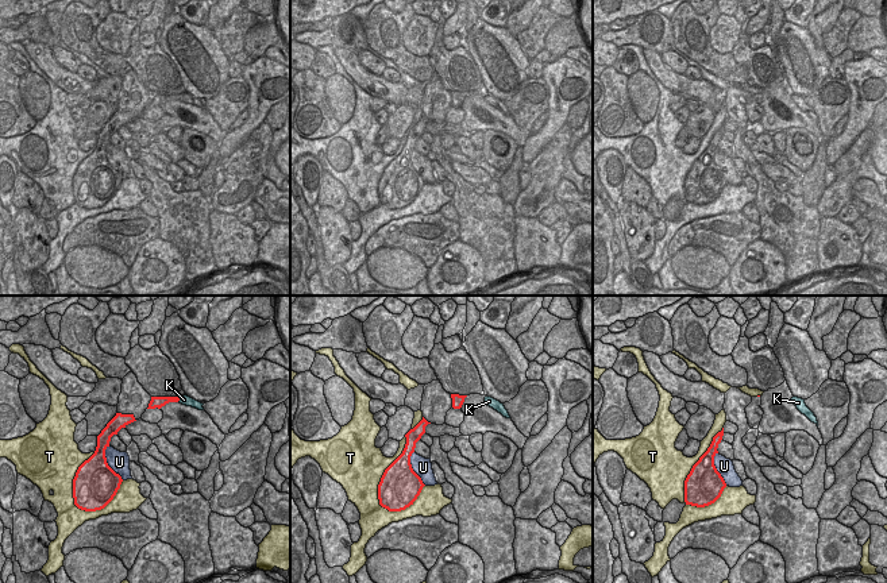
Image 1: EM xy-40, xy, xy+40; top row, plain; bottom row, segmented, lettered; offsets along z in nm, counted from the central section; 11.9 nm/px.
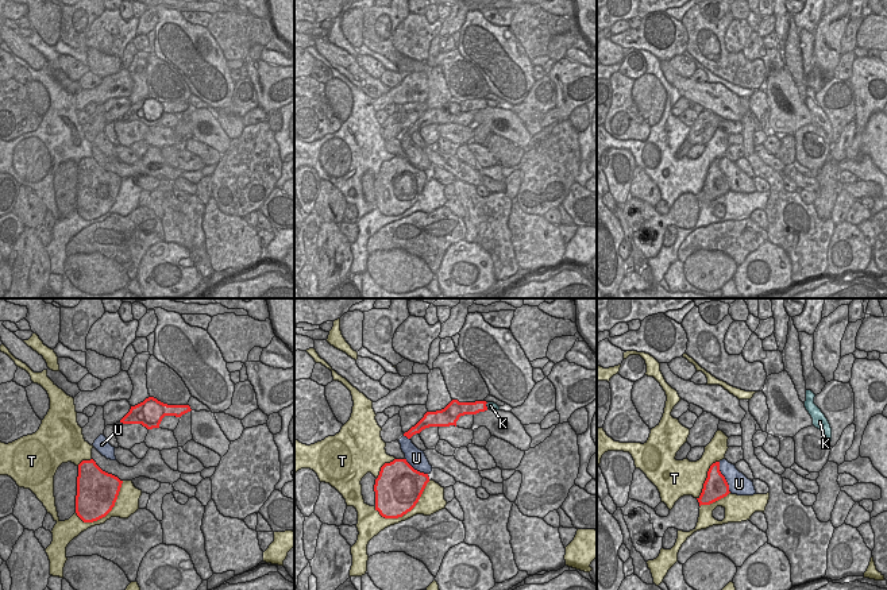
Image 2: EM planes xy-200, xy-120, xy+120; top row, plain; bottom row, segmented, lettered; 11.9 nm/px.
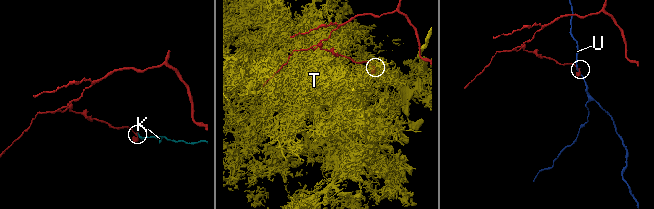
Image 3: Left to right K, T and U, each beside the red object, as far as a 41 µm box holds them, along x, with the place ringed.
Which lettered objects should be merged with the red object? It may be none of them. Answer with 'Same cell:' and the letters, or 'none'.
Same cell: K

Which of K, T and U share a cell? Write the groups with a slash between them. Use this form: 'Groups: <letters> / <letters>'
Groups: K / T / U

